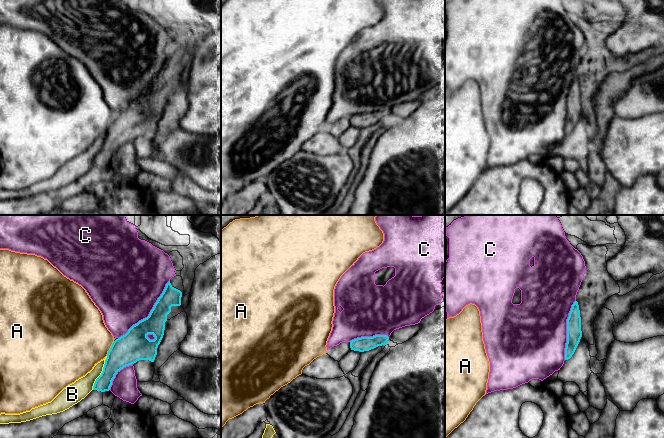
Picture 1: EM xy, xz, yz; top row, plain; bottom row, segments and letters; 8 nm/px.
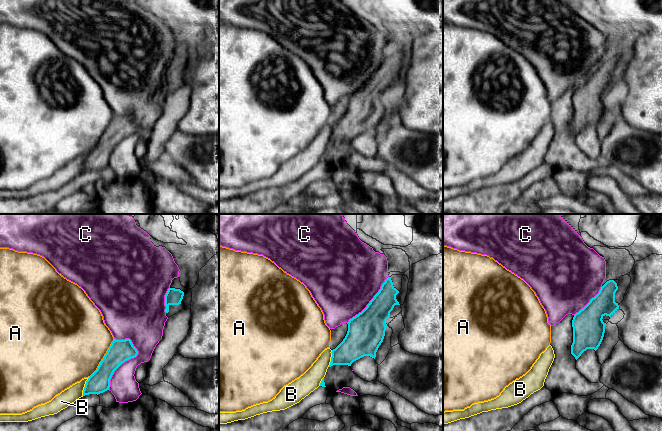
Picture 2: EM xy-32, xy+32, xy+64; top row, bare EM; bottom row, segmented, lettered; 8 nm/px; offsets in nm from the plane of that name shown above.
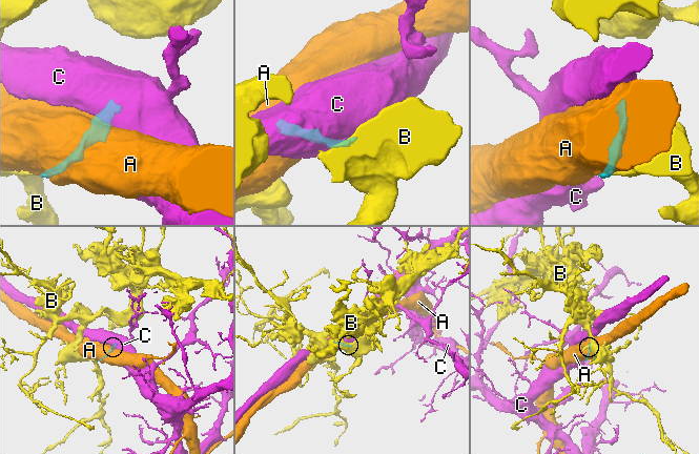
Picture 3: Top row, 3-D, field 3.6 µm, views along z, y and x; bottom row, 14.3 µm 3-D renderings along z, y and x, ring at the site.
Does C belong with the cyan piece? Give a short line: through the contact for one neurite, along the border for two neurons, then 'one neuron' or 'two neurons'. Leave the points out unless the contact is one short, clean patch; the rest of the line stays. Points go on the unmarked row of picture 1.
two neurons

